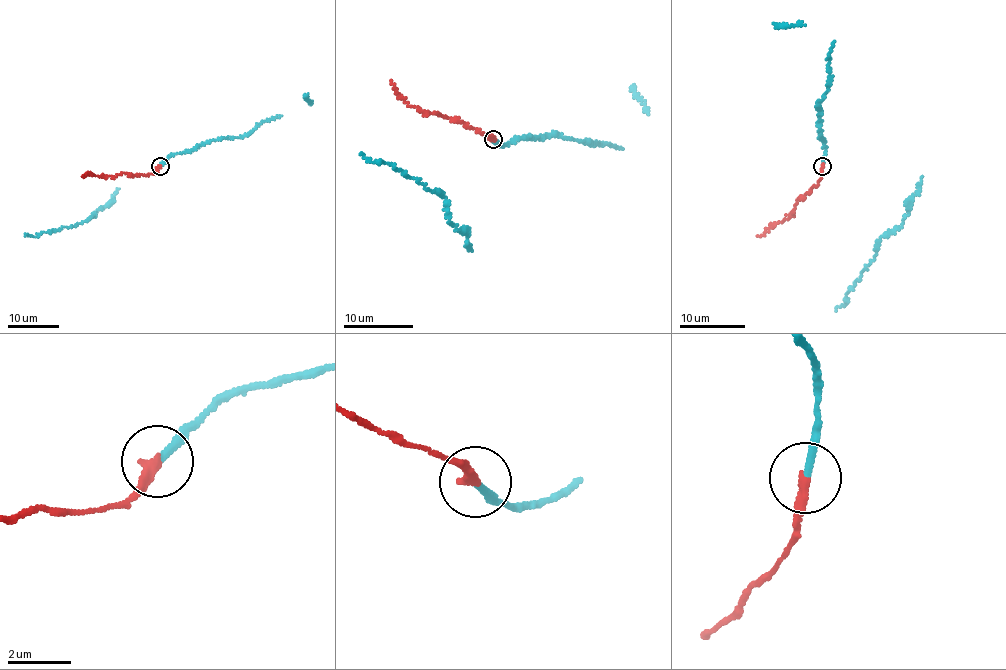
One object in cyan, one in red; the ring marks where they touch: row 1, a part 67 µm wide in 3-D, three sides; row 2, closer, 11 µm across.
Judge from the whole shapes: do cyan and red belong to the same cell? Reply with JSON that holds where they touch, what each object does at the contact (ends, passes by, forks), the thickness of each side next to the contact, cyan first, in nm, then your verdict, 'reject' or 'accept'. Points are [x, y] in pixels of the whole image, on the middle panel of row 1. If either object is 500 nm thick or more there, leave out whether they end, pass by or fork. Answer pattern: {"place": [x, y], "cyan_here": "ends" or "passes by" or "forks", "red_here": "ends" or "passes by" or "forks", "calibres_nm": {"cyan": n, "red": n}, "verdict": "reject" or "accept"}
{"place": [493, 139], "cyan_here": "ends", "red_here": "ends", "calibres_nm": {"cyan": 220, "red": 300}, "verdict": "accept"}

